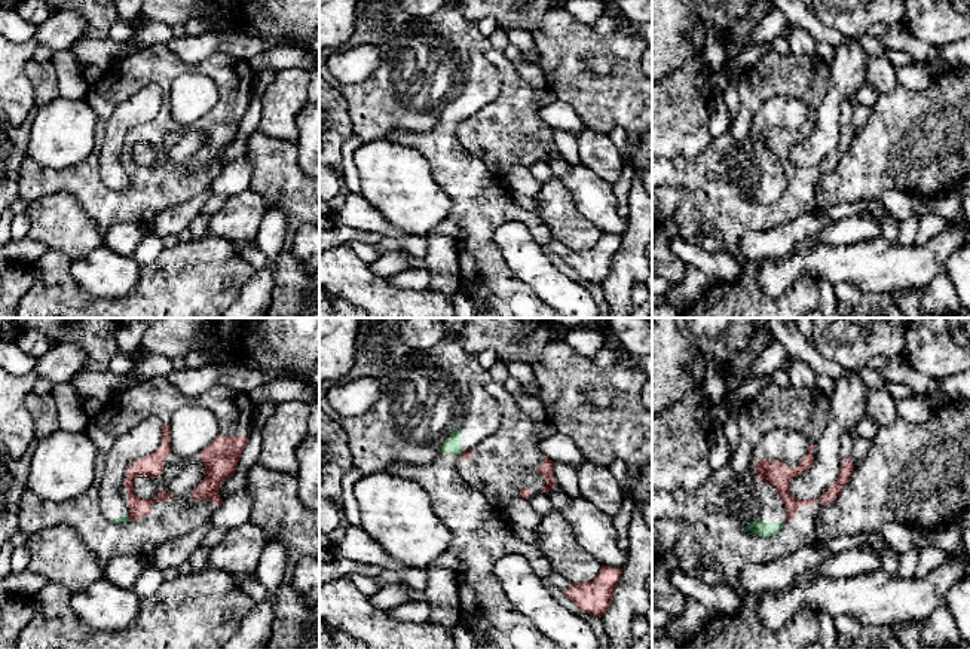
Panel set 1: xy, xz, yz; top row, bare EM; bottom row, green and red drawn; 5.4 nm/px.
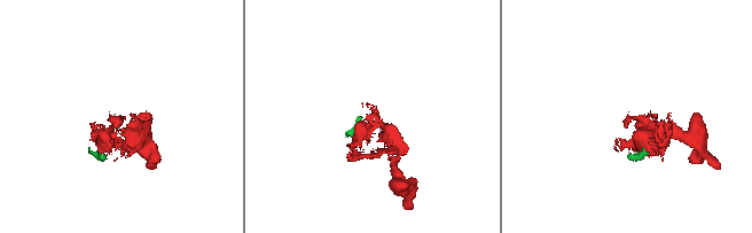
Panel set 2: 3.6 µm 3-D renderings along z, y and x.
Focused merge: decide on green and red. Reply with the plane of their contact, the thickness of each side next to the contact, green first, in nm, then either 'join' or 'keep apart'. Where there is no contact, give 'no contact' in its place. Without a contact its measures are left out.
xy | 40/100 nm | keep apart

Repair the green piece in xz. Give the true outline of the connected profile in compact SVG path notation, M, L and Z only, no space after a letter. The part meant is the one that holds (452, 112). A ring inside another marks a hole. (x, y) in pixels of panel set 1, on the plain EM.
M472 49L465 92L444 108L440 122L426 134L394 129L386 138L419 151L426 159L437 186L452 199L449 217L460 224L460 235L456 238L460 285L474 301L477 313L492 312L499 318L564 318L512 273L493 241L493 230L507 221L521 221L541 247L550 247L551 230L538 212L518 206L510 198L501 175L493 174L484 162L472 156L456 137L458 125L493 102L501 89L499 70L486 59L483 52Z

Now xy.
M156 85L144 86L114 108L105 126L100 157L100 175L108 189L129 189L131 177L120 160L123 144L132 129L154 120L160 110L162 91Z

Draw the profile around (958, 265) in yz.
M970 245L951 254L946 270L961 306L970 310Z

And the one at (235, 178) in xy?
M244 154L241 159L223 168L204 193L193 196L183 205L159 211L149 224L149 230L160 239L168 235L178 235L183 229L190 226L211 196L223 196L229 199L242 193L250 189L251 177L253 168L247 154Z

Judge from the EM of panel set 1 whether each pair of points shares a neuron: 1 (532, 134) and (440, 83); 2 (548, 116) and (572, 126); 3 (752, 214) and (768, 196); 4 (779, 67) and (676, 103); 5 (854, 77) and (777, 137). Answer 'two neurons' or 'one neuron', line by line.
1: one neuron
2: one neuron
3: two neurons
4: two neurons
5: two neurons

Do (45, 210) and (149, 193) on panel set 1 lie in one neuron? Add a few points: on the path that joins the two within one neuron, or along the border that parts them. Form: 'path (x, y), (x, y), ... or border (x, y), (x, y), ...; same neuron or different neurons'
border (43, 195), (70, 193), (98, 232); different neurons

